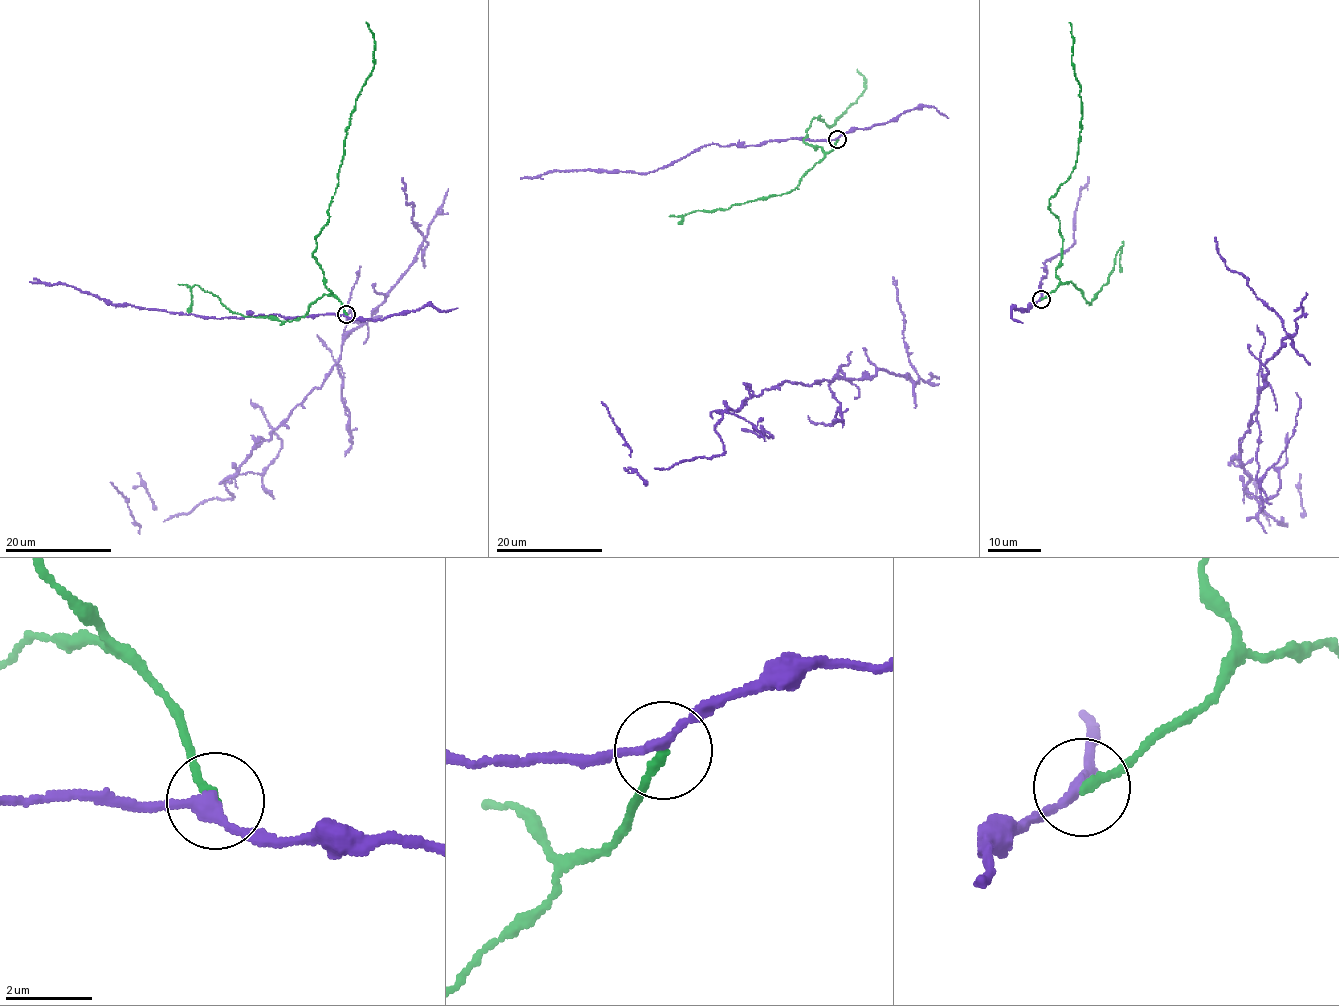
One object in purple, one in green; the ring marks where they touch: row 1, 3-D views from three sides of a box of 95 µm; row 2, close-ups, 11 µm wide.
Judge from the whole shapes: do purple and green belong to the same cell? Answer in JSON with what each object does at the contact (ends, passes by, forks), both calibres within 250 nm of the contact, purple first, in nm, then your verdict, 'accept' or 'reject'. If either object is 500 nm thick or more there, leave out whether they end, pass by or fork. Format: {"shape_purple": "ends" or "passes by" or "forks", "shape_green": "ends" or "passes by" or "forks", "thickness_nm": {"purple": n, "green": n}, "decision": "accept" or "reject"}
{"shape_purple": "passes by", "shape_green": "ends", "thickness_nm": {"purple": 220, "green": 220}, "decision": "reject"}

